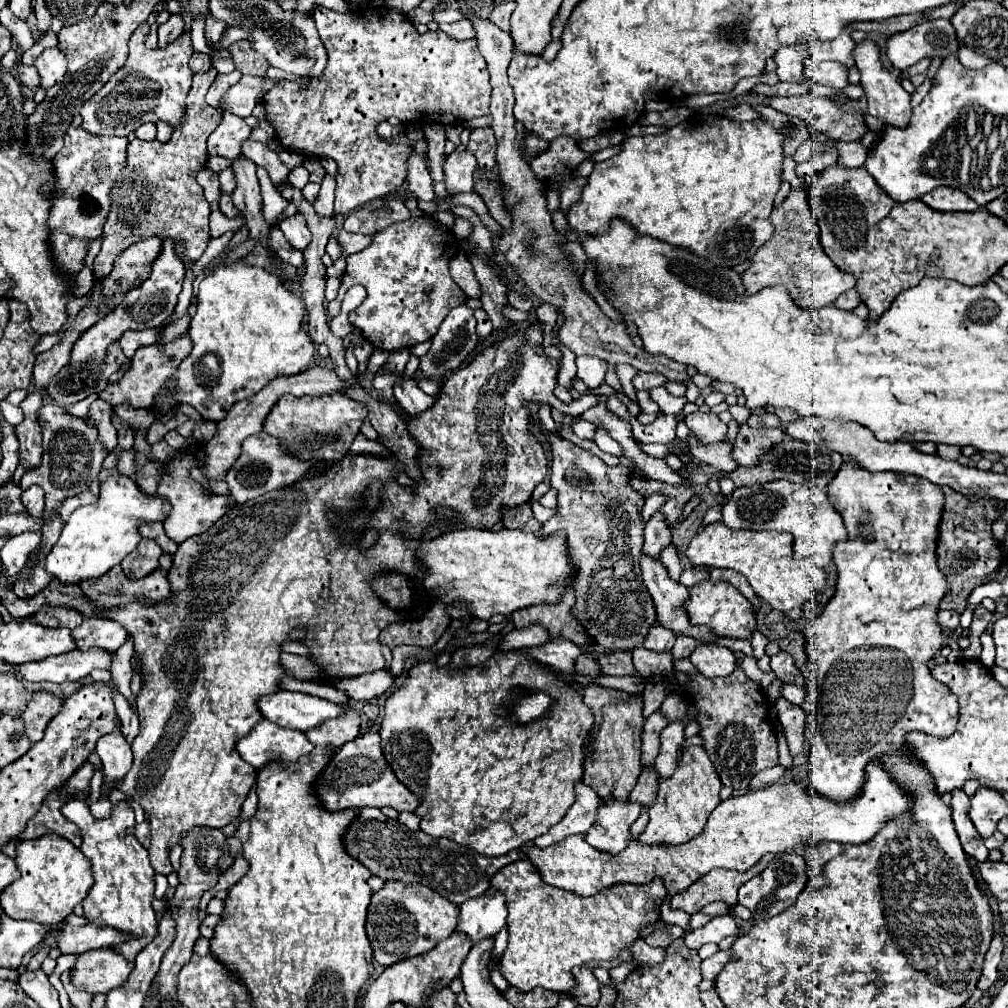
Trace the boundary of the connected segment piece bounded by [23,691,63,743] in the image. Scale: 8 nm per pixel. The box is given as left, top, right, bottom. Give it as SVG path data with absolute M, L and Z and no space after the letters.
M39 691L33 695L31 703L27 705L27 709L23 713L23 719L27 725L27 735L33 743L37 743L43 737L47 723L59 713L61 705L63 705L61 699L57 699L53 693Z

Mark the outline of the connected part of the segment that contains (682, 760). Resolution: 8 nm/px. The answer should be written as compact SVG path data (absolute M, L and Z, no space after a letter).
M695 745L683 747L673 775L669 779L657 781L657 795L653 805L649 807L649 823L645 831L639 835L639 841L649 845L659 845L659 843L675 845L691 841L695 835L703 833L707 817L721 803L719 789L721 789L719 775L715 773L715 767L709 761L705 749Z

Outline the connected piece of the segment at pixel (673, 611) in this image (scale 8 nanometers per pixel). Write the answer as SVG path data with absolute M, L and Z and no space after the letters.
M643 555L641 571L643 571L643 581L653 597L659 623L663 627L669 627L675 635L689 635L701 643L713 643L719 639L717 635L713 635L713 631L699 629L689 623L687 611L685 611L689 591L685 585L669 579L667 569L663 567L661 561L653 561L647 555Z

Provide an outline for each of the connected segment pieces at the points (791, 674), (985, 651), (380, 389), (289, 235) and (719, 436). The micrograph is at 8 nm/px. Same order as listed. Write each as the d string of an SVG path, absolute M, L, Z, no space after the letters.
M777 653L771 657L771 669L773 673L783 681L783 683L791 683L791 685L803 685L803 675L801 671L795 667L791 655L787 653Z
M984 632L980 637L982 644L982 652L979 660L987 668L991 668L995 664L995 645L993 638L987 632Z
M377 373L375 379L373 379L373 389L383 397L387 399L389 403L395 401L393 397L393 383L397 381L399 377L391 373Z
M293 215L285 219L281 225L281 231L285 233L285 239L299 251L303 251L311 243L311 233L307 229L307 223L301 215Z
M711 411L711 413L691 413L685 419L689 427L689 435L693 435L699 445L709 445L715 441L723 441L727 435L727 425Z

